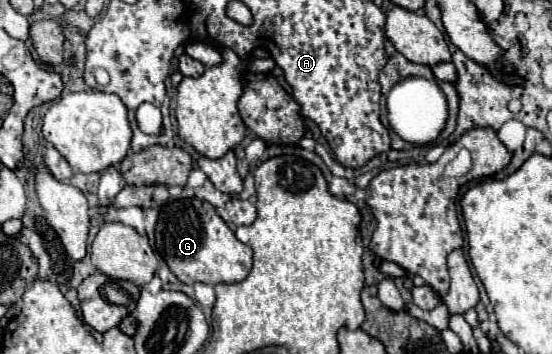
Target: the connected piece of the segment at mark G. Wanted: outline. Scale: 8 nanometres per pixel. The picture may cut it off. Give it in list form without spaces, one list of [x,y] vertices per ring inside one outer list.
[[[179,199],[167,203],[157,219],[155,241],[159,255],[165,259],[175,277],[187,285],[195,283],[193,289],[199,305],[213,307],[215,289],[211,285],[239,283],[247,277],[253,265],[251,249],[235,237],[227,223],[217,215],[215,207],[199,199]]]

